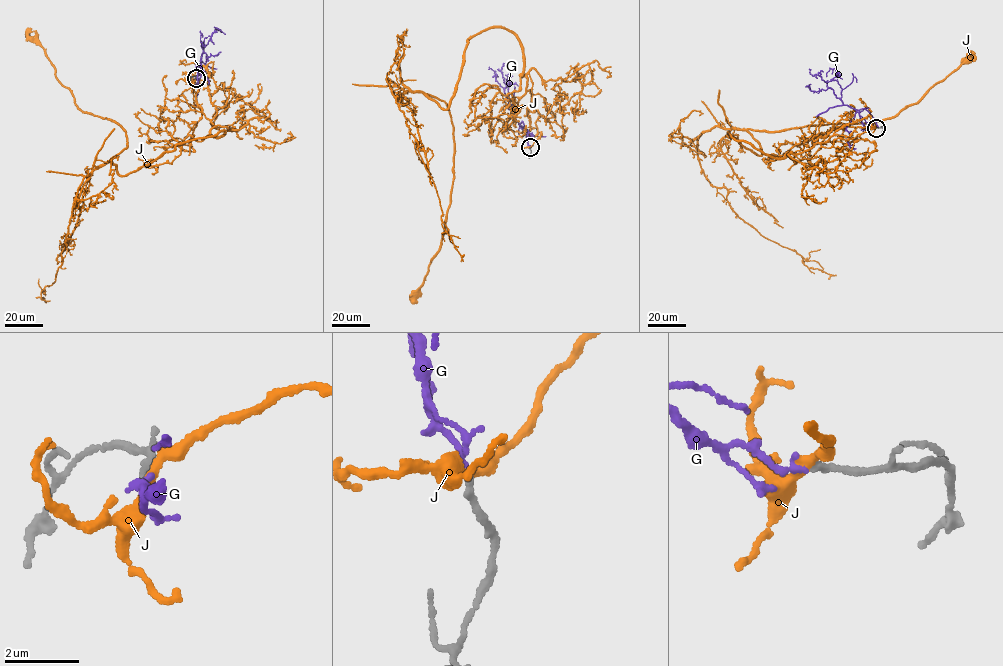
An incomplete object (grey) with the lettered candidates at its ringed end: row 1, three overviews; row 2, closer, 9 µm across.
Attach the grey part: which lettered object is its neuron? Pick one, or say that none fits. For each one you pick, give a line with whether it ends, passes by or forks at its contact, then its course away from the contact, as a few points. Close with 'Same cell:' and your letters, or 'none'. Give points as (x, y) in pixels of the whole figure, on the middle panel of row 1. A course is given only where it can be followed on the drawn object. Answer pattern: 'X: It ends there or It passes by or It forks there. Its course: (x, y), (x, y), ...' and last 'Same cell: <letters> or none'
G: It ends there. Its course: (529, 147), (507, 97), (507, 74), (514, 70)
Same cell: G

